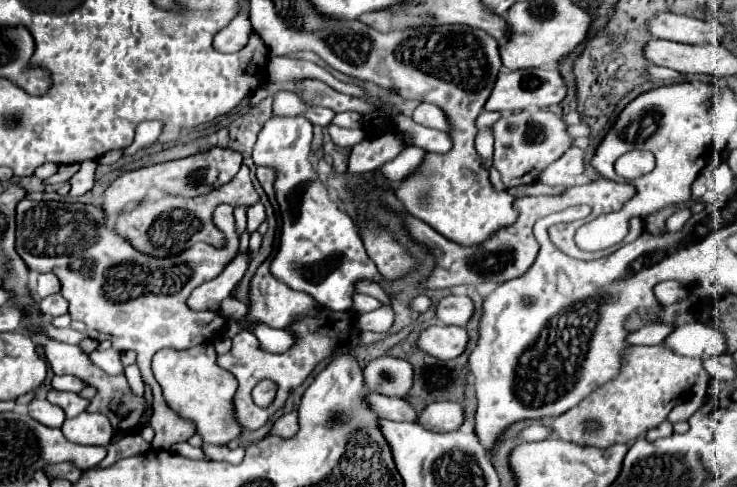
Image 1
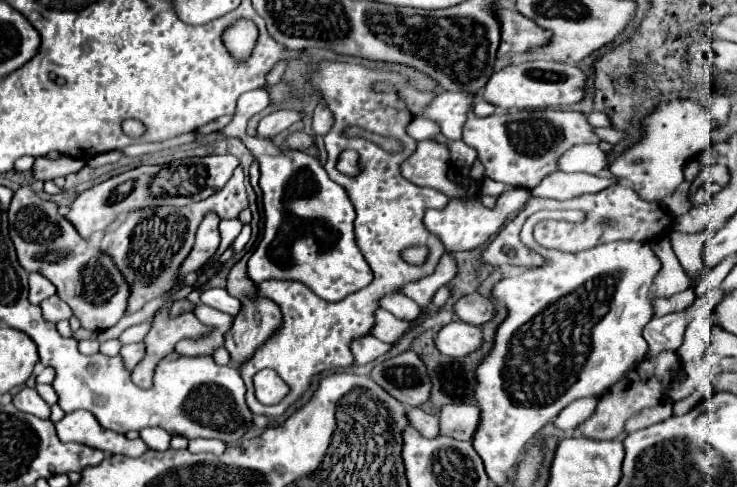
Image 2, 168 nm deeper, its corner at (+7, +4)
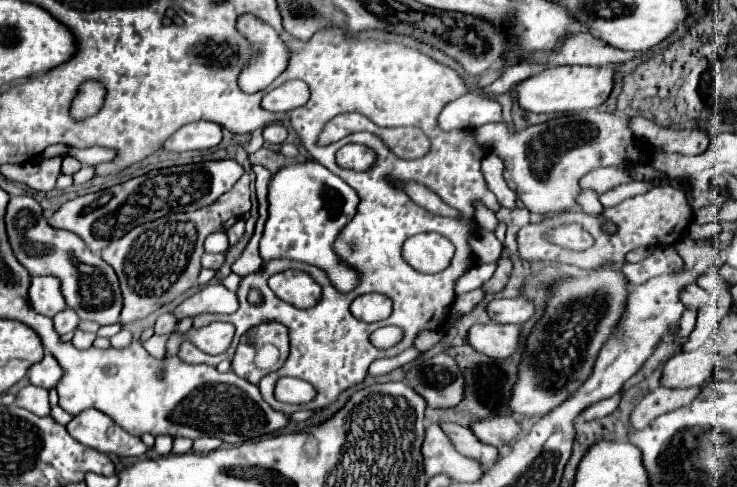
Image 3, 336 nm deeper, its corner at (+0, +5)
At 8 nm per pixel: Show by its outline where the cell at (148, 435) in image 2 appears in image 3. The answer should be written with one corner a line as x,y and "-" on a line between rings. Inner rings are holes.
157,436
155,438
155,446
153,446
153,452
159,454
159,456
167,456
173,448
173,438
171,436

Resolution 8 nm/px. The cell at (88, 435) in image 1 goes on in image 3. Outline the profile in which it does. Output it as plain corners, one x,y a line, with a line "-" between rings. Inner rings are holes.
83,410
73,416
73,420
67,424
67,432
81,444
105,454
143,456
149,450
139,436
125,432
99,410

